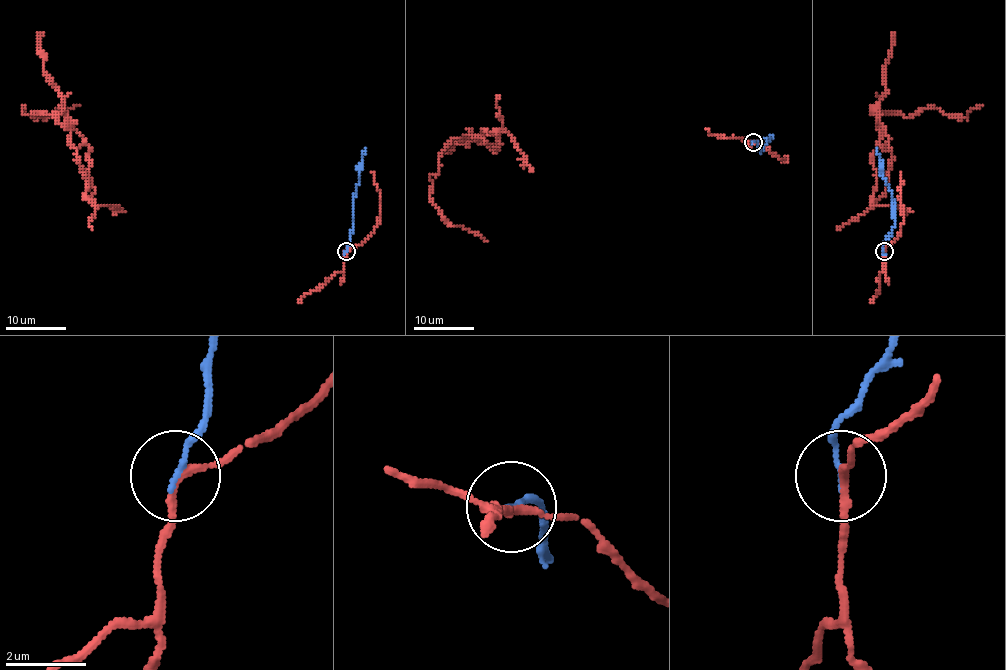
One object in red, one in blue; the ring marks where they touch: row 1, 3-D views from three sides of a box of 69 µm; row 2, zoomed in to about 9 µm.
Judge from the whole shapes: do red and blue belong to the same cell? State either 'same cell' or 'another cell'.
another cell

